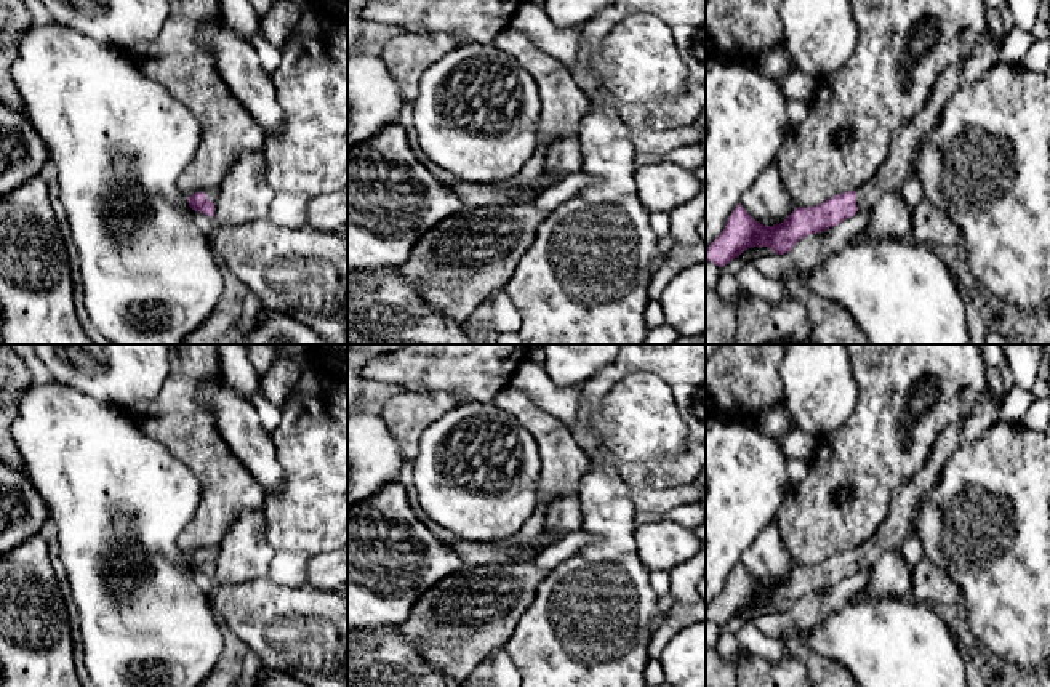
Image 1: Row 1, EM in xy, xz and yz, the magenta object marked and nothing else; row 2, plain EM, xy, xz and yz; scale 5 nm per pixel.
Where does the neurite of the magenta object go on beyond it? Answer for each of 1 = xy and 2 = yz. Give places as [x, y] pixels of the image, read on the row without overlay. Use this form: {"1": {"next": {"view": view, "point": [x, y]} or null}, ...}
{"1": {"next": {"view": "xy", "point": [212, 553]}}, "2": {"next": {"view": "yz", "point": [898, 526]}}}

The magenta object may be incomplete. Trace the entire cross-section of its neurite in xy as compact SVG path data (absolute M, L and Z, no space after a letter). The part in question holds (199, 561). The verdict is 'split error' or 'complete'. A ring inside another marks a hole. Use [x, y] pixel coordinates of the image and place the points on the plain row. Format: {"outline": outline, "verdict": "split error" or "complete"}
{"outline": "M210 548L210 549L203 549L203 551L195 551L187 559L189 559L189 565L192 568L205 572L210 577L213 577L216 557L218 557L218 548Z", "verdict": "split error"}

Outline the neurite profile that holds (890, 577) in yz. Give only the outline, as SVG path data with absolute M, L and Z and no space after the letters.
M900 549L884 552L871 568L866 588L871 599L903 597L912 594L912 568L903 559Z

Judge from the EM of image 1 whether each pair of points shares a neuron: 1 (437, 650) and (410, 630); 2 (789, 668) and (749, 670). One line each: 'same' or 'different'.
1: same
2: same

